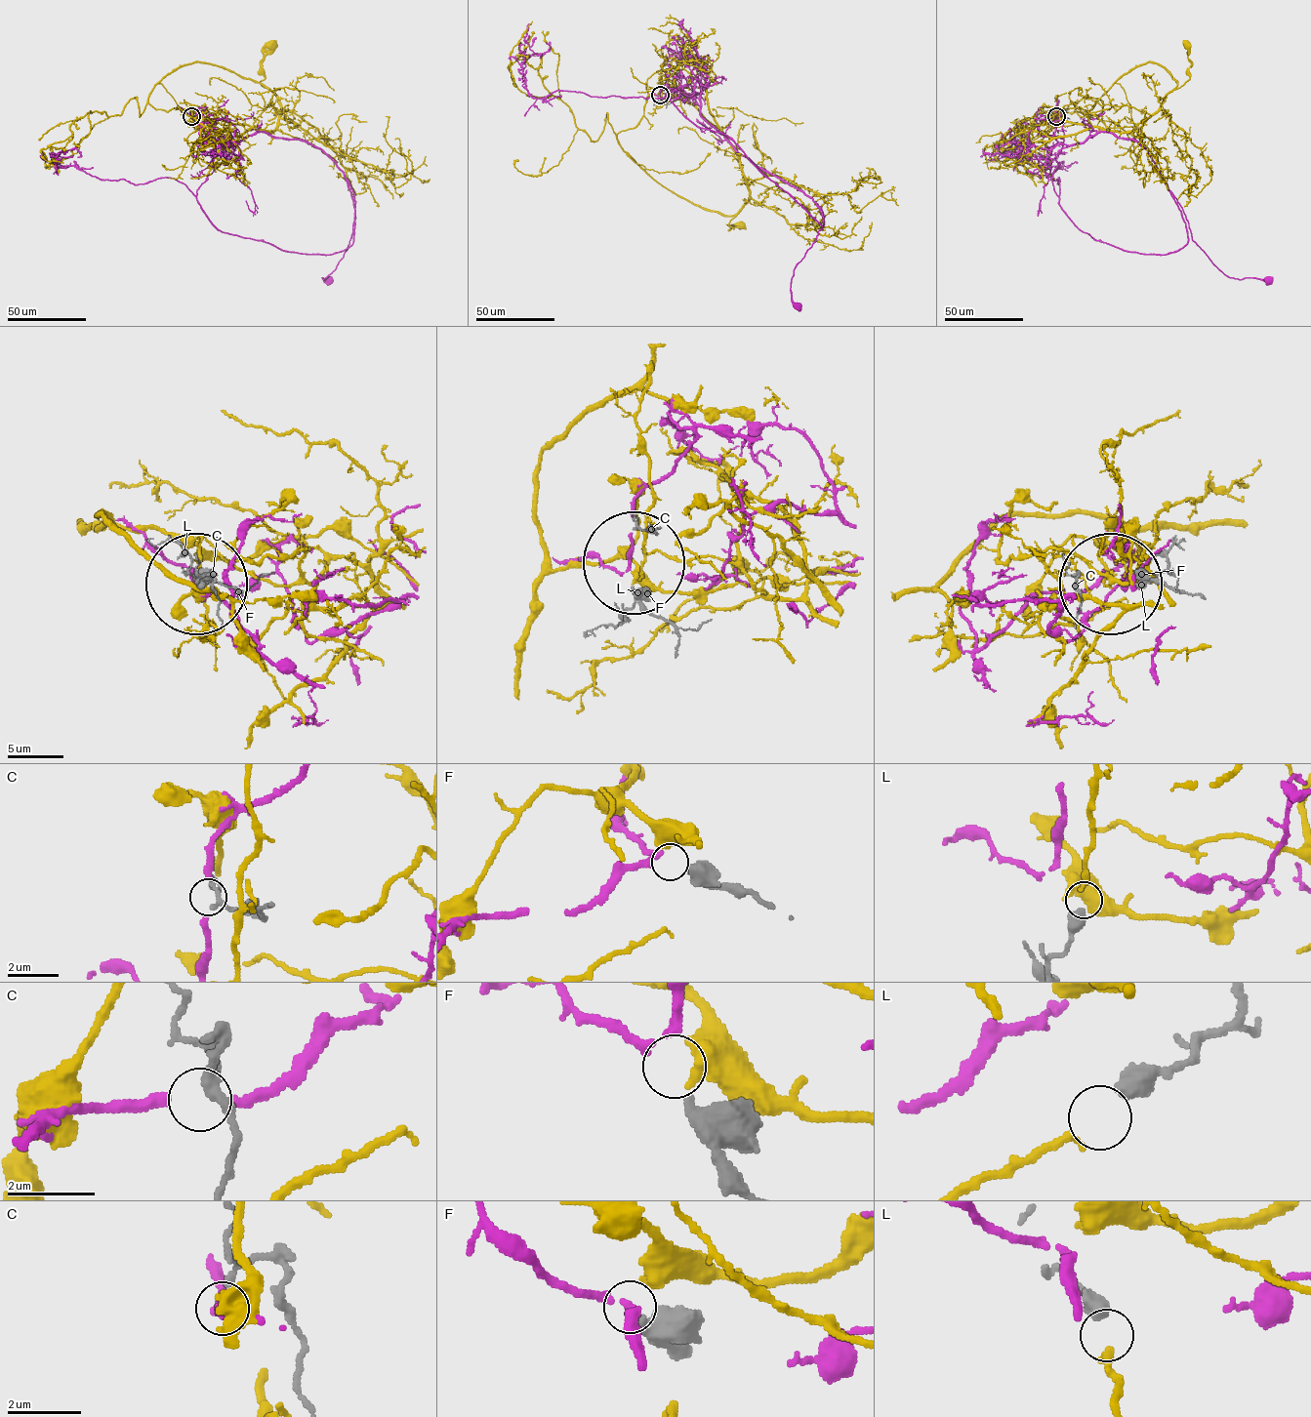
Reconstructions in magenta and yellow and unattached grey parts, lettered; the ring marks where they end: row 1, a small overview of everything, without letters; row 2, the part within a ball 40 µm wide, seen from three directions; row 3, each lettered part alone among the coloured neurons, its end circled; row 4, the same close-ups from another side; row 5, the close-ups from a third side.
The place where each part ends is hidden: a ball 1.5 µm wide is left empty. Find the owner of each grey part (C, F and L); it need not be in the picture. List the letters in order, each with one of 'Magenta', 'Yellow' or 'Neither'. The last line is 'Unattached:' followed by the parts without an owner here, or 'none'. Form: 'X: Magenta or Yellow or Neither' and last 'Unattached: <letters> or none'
C: Neither
F: Magenta
L: Yellow
Unattached: C

